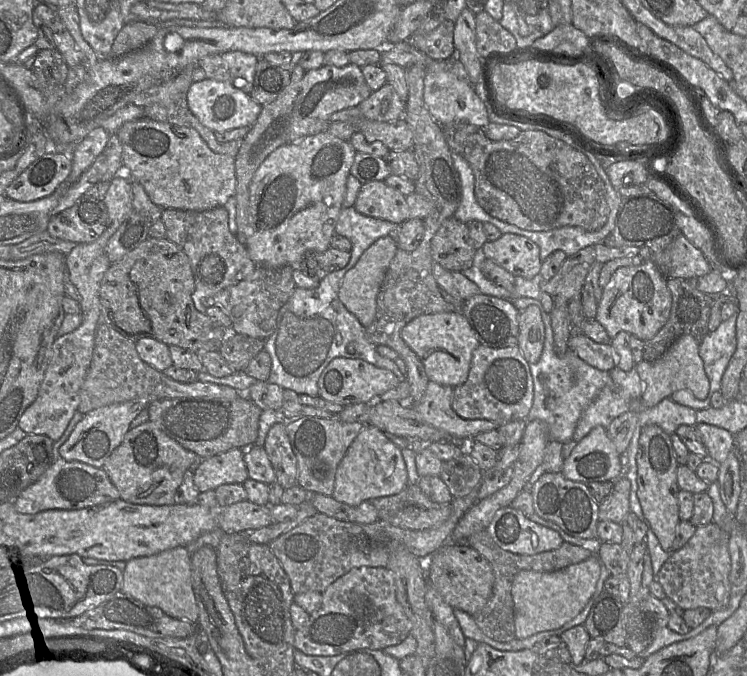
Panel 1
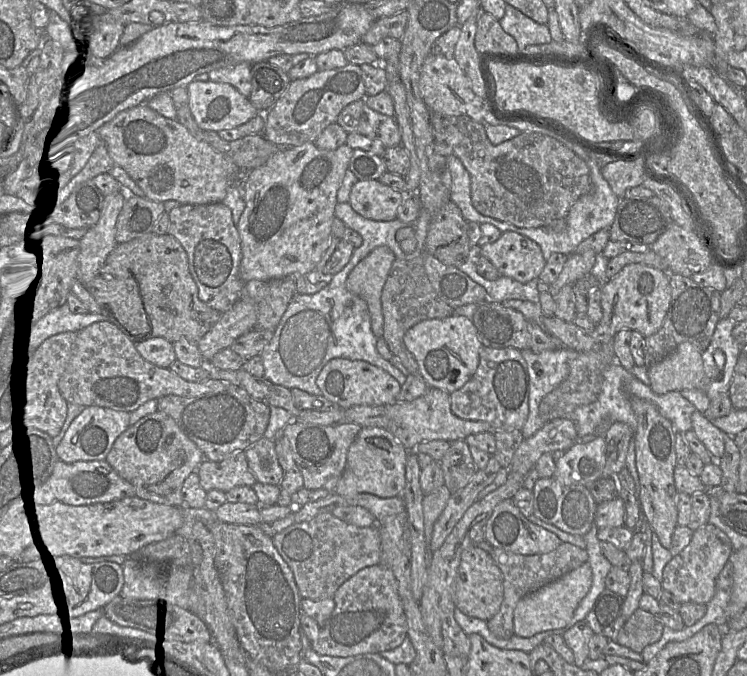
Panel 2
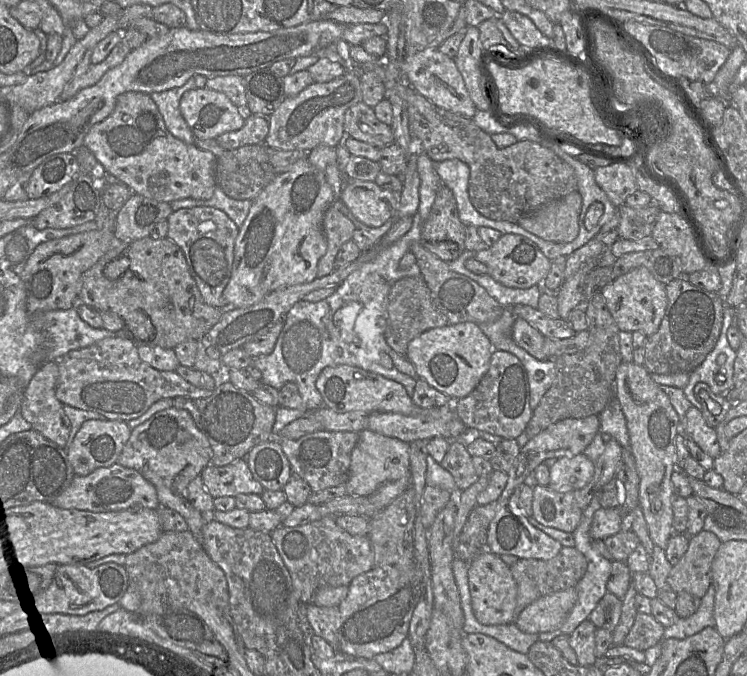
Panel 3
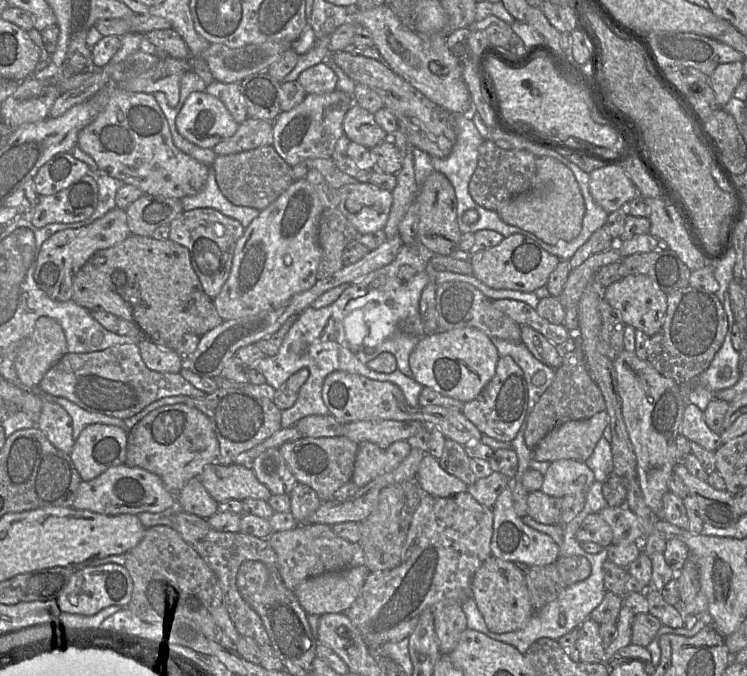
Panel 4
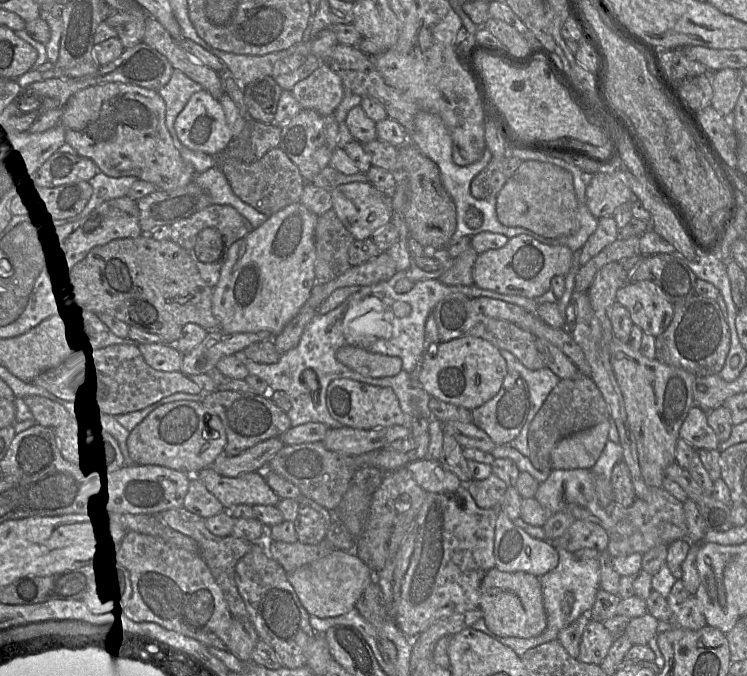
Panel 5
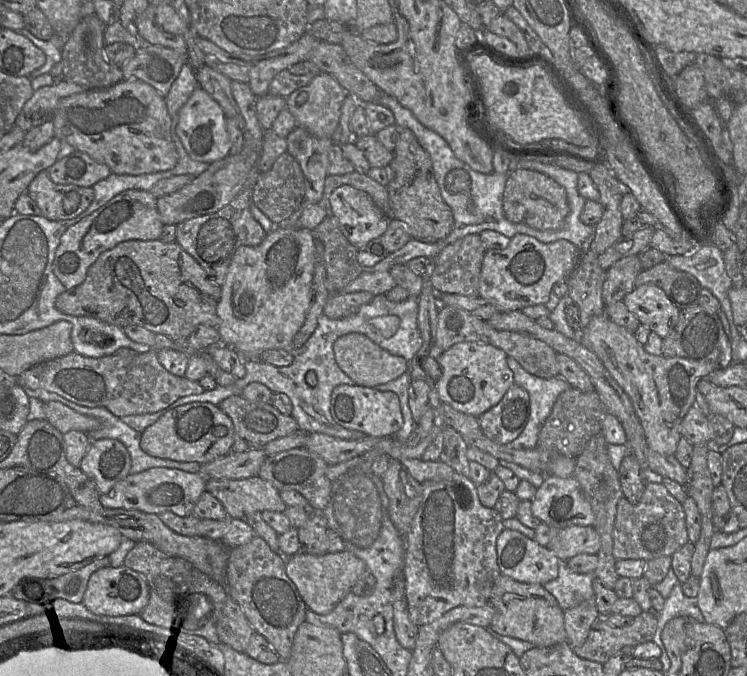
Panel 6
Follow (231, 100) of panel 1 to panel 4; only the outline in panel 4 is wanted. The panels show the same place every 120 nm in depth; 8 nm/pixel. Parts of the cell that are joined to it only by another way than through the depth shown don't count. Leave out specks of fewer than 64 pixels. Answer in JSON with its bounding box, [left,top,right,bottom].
[176,91,239,149]

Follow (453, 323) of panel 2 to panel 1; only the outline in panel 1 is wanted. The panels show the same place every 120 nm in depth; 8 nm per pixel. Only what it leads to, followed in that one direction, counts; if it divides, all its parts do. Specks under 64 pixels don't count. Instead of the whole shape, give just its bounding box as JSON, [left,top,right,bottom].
[401,311,480,388]

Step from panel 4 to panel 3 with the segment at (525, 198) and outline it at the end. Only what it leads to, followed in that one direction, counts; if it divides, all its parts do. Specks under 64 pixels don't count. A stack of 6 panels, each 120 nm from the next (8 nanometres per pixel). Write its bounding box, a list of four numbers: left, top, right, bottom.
[518,190,582,243]

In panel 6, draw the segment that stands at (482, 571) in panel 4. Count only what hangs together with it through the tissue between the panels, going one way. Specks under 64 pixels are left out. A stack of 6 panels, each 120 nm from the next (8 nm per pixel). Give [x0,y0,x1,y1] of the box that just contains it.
[489,575,567,647]

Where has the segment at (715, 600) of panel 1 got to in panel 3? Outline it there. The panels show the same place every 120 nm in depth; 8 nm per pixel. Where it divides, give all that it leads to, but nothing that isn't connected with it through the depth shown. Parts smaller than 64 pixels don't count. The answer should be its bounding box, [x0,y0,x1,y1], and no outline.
[667,530,721,599]

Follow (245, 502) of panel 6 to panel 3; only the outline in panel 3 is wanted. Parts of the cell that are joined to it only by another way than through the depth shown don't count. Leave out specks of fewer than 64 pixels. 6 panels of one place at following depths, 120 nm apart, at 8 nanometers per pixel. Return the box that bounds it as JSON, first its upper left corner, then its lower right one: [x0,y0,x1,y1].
[200,459,263,497]

